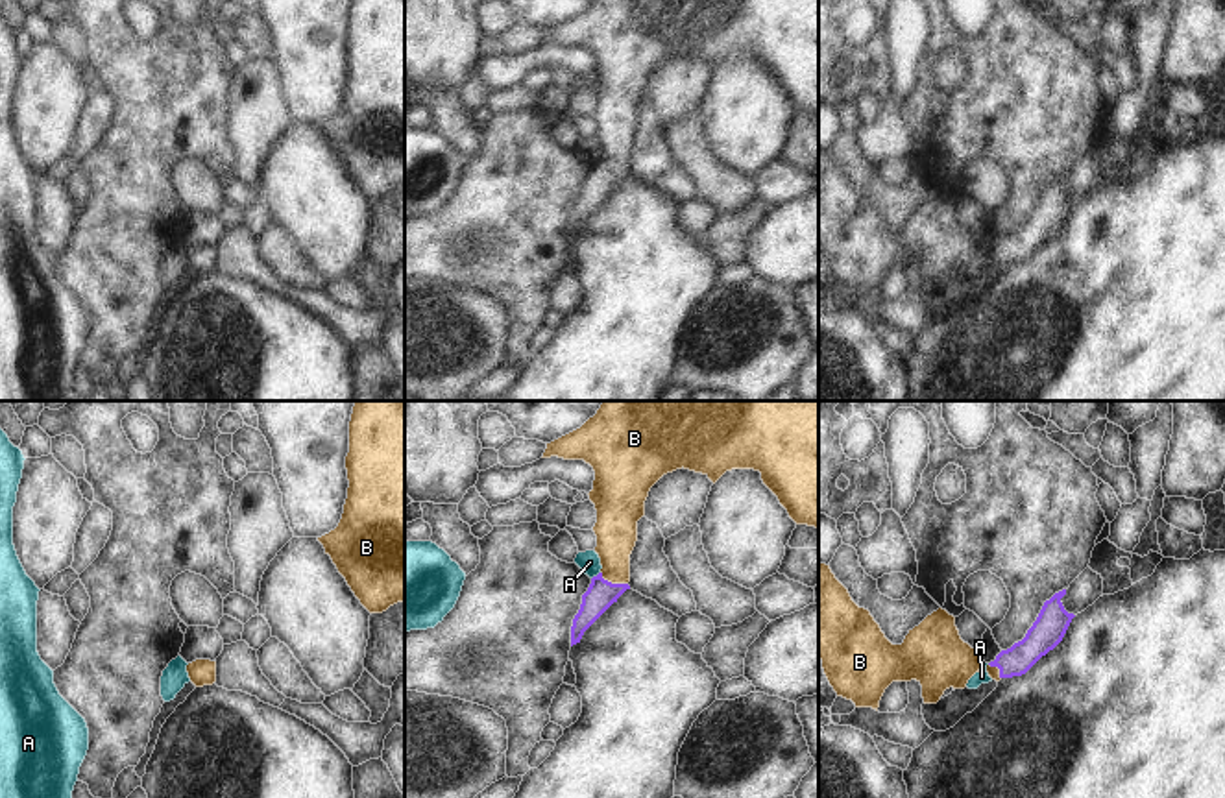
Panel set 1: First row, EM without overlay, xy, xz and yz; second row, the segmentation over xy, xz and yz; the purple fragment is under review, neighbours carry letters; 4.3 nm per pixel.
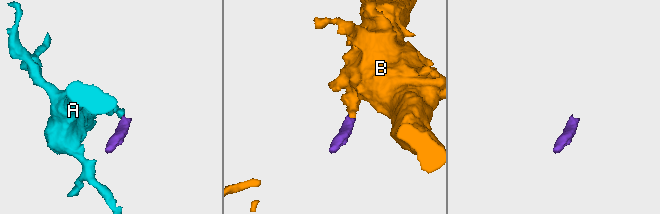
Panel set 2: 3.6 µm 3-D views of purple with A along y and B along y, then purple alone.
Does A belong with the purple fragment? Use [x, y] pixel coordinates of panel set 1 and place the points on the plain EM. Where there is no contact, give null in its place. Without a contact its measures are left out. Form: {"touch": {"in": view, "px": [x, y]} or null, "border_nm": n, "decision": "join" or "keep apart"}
{"touch": {"in": "xz", "px": [597, 161]}, "border_nm": 50, "decision": "keep apart"}

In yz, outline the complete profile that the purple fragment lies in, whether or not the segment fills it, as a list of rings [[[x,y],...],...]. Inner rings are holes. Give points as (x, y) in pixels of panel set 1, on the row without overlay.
[[[1066,175],[1046,187],[1025,224],[1011,235],[1001,236],[996,246],[987,251],[987,259],[992,266],[1000,268],[1001,264],[1025,260],[1042,242],[1062,227],[1075,203],[1068,200],[1061,188],[1064,181]]]

